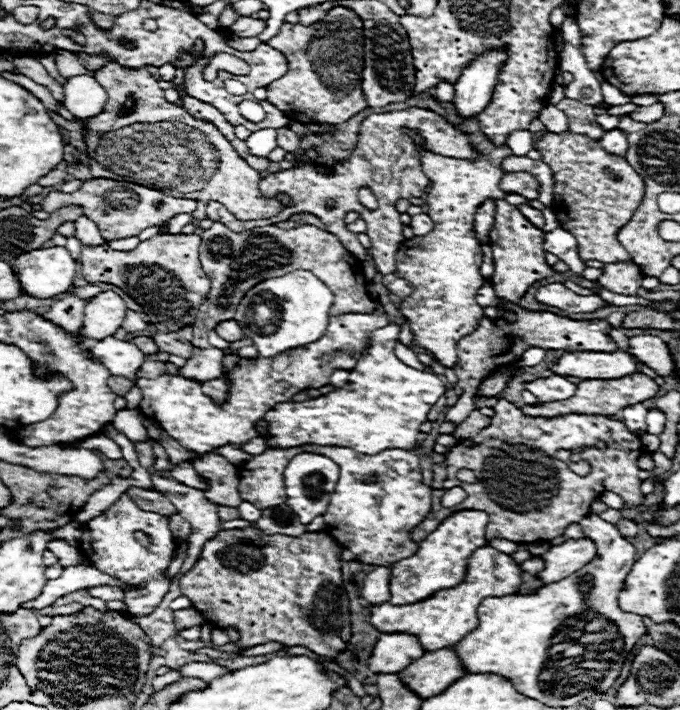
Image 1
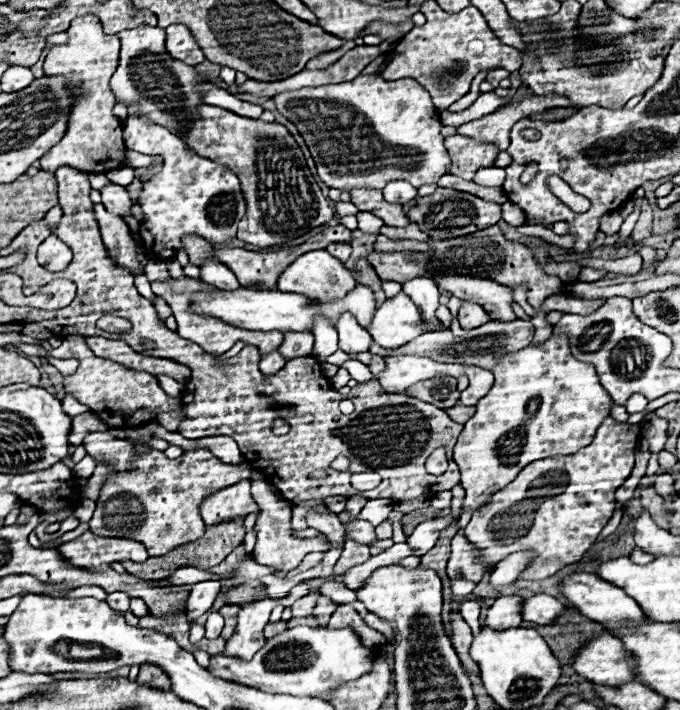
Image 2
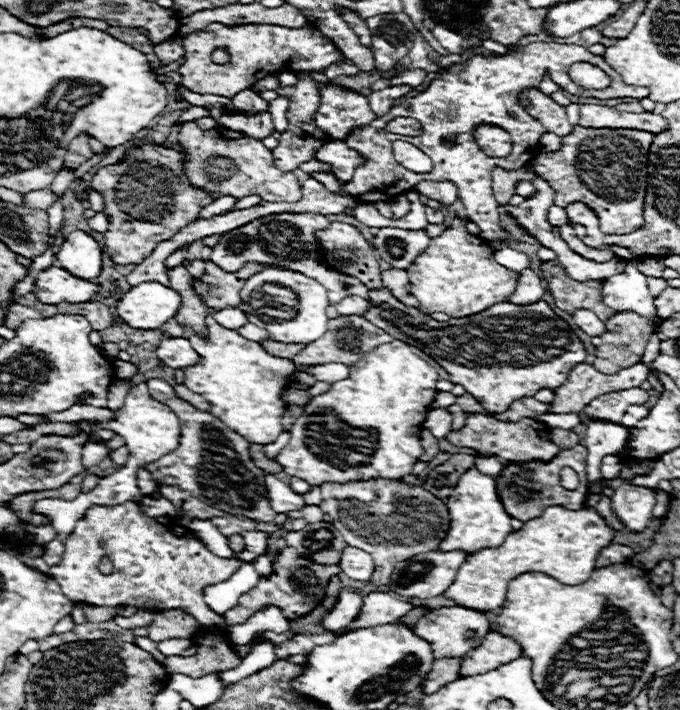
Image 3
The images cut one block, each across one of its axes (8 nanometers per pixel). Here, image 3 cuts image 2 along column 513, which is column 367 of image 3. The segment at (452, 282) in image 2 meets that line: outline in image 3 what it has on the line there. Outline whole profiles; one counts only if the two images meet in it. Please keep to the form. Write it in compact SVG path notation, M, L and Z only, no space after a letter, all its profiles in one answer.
M368 290L370 310L364 314L374 326L388 330L392 338L408 342L432 356L448 374L450 382L462 384L488 412L504 412L514 400L534 396L542 388L556 390L576 364L584 362L586 350L570 326L540 300L516 306L500 302L484 312L436 322L418 308L404 306L388 290Z

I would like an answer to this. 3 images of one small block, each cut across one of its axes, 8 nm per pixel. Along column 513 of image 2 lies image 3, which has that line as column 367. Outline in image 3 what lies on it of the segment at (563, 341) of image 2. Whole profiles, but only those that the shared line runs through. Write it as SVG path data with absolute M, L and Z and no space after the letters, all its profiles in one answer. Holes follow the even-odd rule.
M392 340L364 354L356 364L350 366L350 376L346 380L334 382L326 394L314 396L314 400L304 408L304 414L292 424L290 442L276 456L278 464L284 466L284 472L296 476L310 486L322 486L324 482L352 482L368 478L384 480L402 480L412 472L412 466L424 452L420 446L422 422L430 410L430 404L436 396L436 370L424 362L420 356L410 352L410 346L402 340ZM340 420L350 428L362 432L340 432Z

